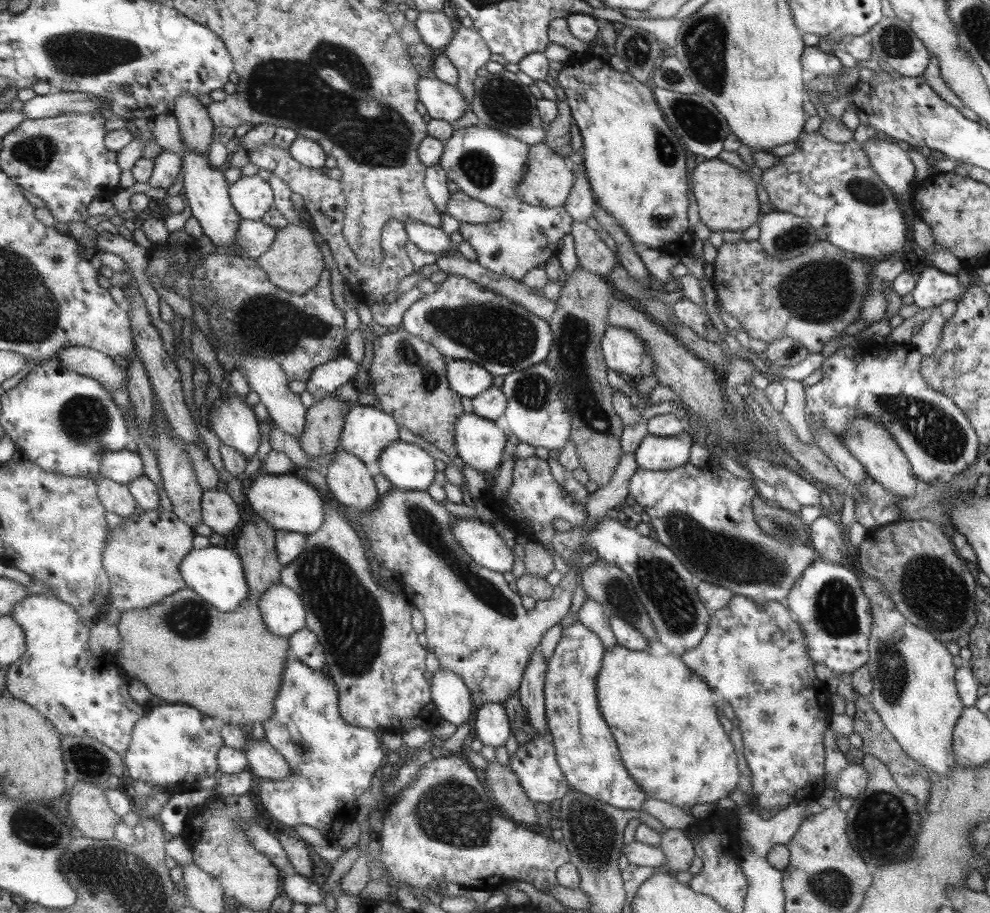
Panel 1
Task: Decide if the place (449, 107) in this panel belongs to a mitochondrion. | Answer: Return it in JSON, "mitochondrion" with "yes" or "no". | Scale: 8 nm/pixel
{"mitochondrion":"no"}

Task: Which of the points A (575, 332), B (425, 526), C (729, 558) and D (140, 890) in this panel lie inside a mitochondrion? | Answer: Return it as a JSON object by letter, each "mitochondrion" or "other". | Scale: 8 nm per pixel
{"A":"mitochondrion","B":"mitochondrion","C":"mitochondrion","D":"mitochondrion"}

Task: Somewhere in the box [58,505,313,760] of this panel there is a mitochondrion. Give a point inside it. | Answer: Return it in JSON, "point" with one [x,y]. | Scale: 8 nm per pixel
{"point":[189,618]}

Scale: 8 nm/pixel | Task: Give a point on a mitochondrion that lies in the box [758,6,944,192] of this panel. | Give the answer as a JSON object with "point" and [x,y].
{"point":[894,42]}

